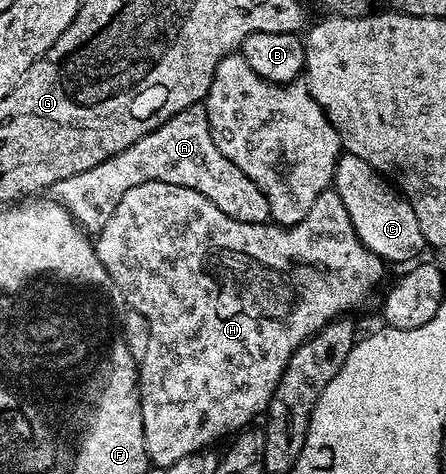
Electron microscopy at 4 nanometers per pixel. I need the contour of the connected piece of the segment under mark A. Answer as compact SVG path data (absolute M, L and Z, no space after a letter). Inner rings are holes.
M199 105L177 113L169 121L165 121L165 125L150 131L121 153L101 161L101 165L85 169L85 173L77 173L65 181L57 181L53 188L53 198L75 218L75 222L84 231L98 233L105 221L109 221L113 209L117 209L120 197L133 189L133 185L145 185L145 181L165 181L169 185L185 185L185 189L197 189L197 193L209 197L209 201L213 201L213 205L217 205L221 213L242 223L265 223L269 219L265 193L261 193L261 189L257 189L257 185L249 181L249 177L241 173L241 169L237 169L237 165L233 165L233 161L229 161L229 157L225 157L221 149L217 149L211 136L211 128L207 125L207 112Z

